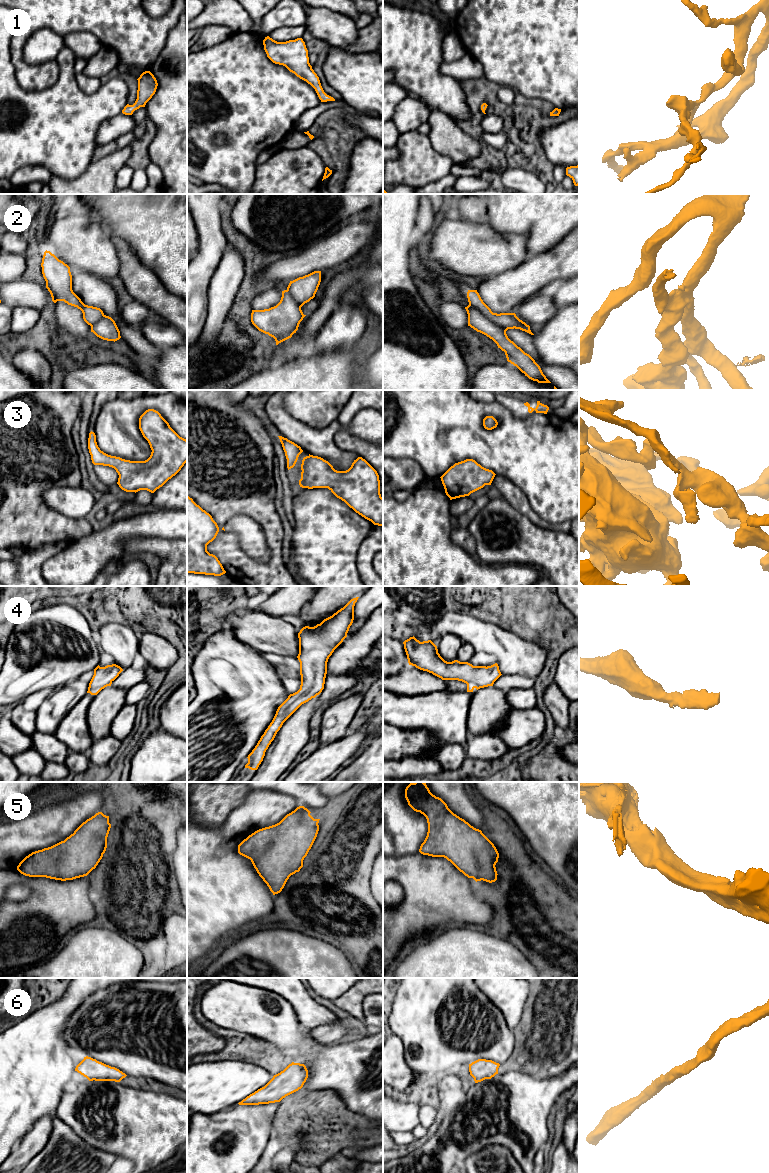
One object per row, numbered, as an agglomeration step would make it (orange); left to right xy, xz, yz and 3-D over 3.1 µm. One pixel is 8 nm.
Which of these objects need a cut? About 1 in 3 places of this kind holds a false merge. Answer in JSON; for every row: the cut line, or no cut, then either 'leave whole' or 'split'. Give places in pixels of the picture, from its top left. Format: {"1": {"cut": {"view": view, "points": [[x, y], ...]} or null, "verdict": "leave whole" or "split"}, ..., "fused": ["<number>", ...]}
{"1": {"cut": null, "verdict": "leave whole"}, "2": {"cut": null, "verdict": "leave whole"}, "3": {"cut": null, "verdict": "leave whole"}, "4": {"cut": null, "verdict": "leave whole"}, "5": {"cut": null, "verdict": "leave whole"}, "6": {"cut": null, "verdict": "leave whole"}, "fused": []}

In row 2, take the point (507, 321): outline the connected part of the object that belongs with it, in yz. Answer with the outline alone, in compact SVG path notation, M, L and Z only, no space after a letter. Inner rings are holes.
M468 290L467 298L469 305L465 309L468 314L468 326L492 339L498 348L505 352L507 361L529 379L538 383L551 383L535 360L506 334L508 329L515 328L534 335L530 326L520 320L515 313L493 313L483 302L477 290Z

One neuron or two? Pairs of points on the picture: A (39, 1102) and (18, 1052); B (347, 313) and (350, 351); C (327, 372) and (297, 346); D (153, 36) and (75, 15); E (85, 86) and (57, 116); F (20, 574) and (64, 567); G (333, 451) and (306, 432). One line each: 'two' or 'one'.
A: one
B: two
C: two
D: one
E: two
F: two
G: one

